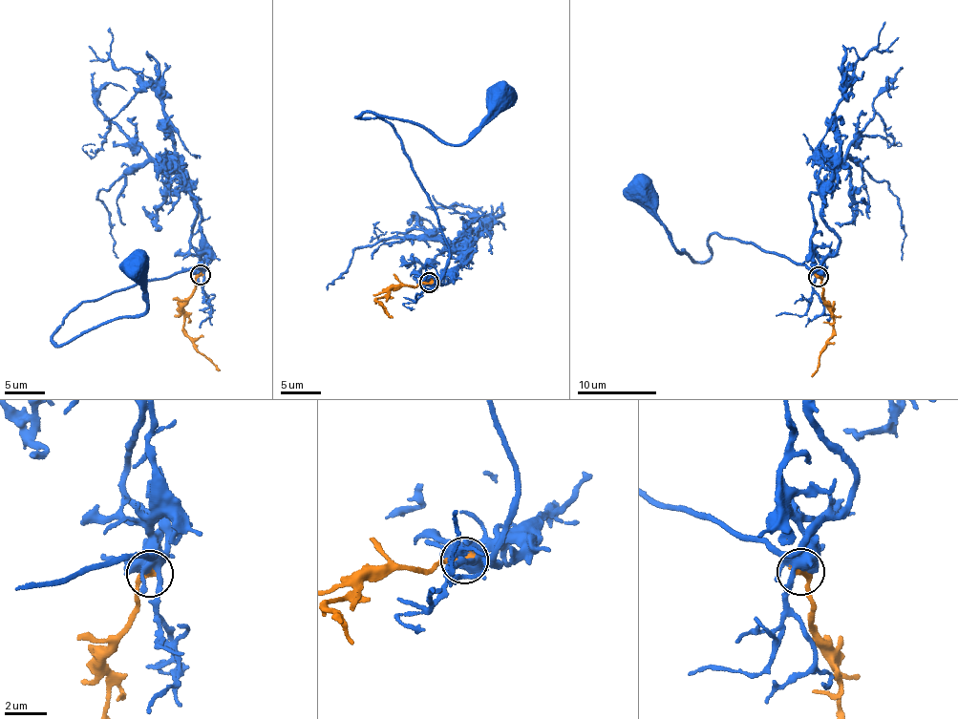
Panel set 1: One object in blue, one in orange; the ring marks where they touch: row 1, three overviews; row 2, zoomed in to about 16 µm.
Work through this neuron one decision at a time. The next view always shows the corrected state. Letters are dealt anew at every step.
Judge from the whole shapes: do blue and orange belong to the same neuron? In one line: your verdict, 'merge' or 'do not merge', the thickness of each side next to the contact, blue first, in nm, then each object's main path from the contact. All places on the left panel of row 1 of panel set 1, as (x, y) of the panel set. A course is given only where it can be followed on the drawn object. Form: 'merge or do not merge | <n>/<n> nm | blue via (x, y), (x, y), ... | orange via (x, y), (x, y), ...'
merge | 550/360 nm | blue via (200, 274), (205, 266), (80, 305), (62, 319), (53, 343), (63, 347), (145, 309), (138, 269) | orange via (200, 274), (196, 291), (183, 307), (183, 329), (218, 370)

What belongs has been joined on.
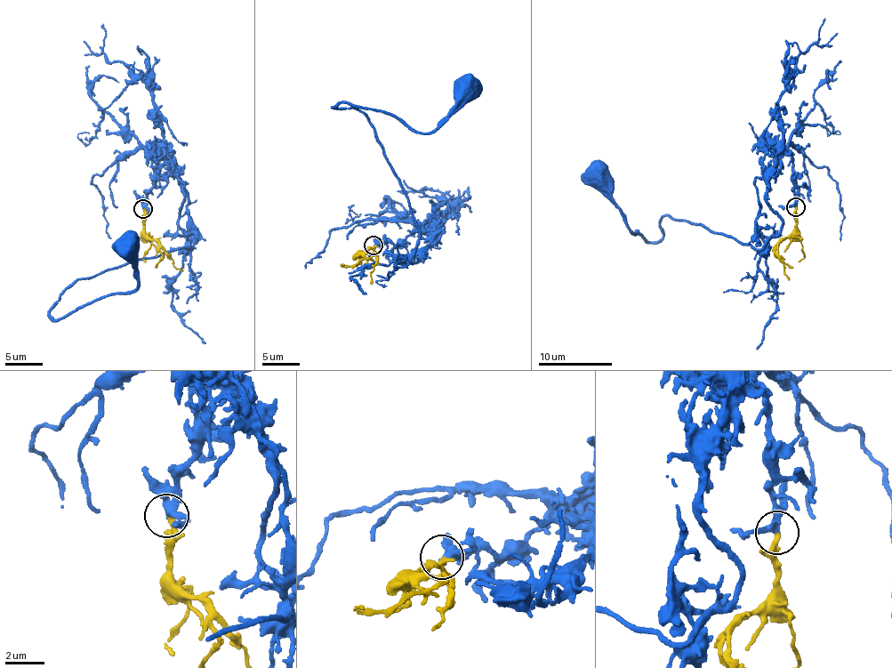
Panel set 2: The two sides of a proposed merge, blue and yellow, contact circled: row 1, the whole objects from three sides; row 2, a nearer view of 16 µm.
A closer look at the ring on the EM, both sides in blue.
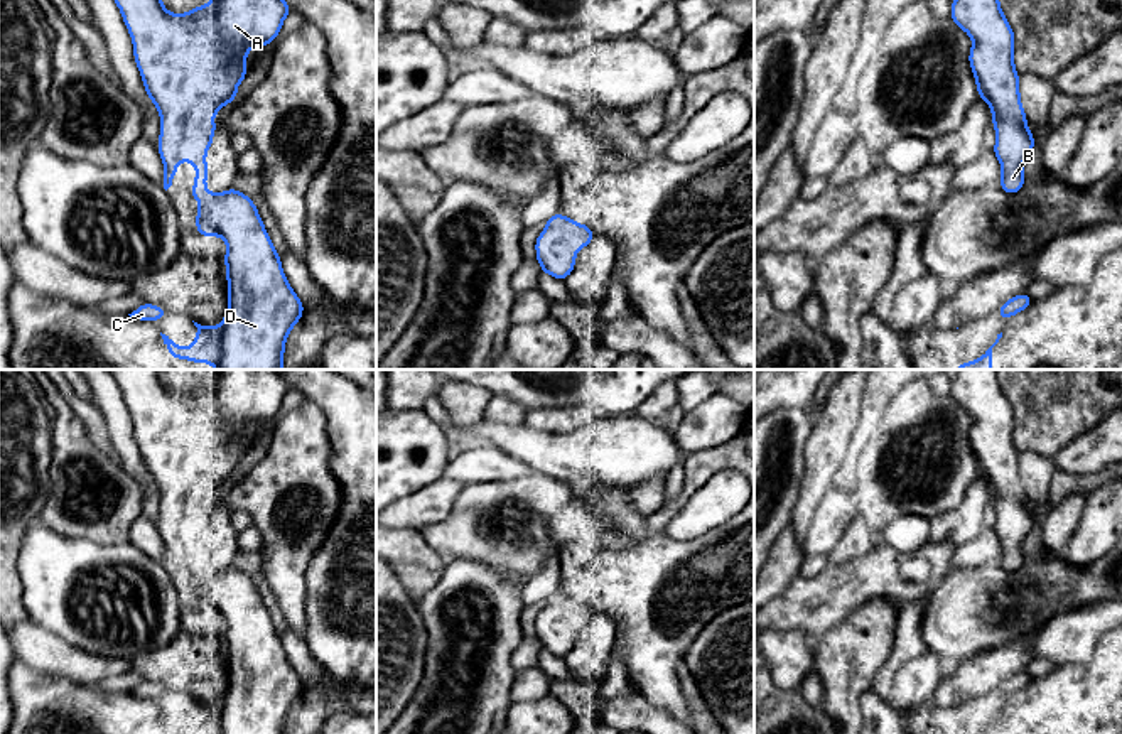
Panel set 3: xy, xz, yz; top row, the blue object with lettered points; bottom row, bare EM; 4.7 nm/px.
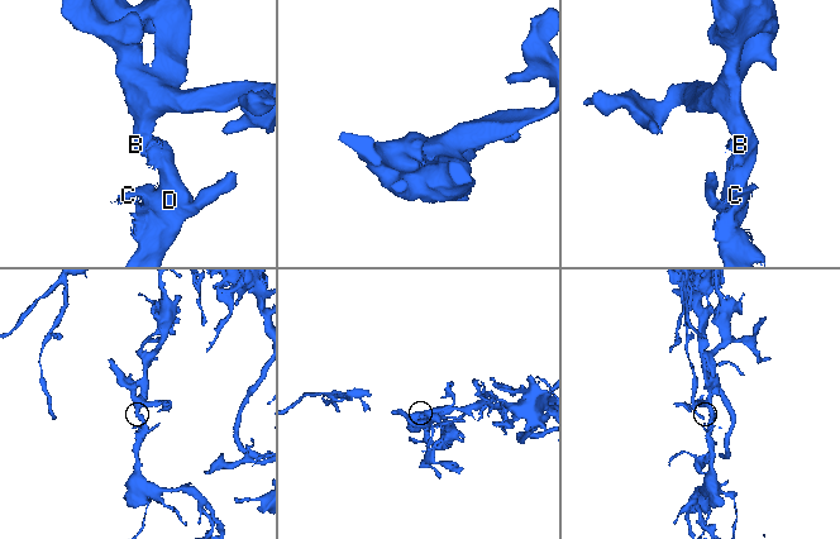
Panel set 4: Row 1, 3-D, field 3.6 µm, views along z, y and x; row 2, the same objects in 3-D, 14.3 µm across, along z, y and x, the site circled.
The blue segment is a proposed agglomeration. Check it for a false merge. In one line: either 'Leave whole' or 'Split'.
Leave whole

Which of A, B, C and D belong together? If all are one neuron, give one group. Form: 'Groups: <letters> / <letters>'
Groups: A B C D

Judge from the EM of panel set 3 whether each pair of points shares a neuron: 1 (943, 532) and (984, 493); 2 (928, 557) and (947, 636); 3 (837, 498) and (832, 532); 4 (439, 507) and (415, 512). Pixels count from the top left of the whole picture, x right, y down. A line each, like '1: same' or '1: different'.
1: same
2: different
3: same
4: same

